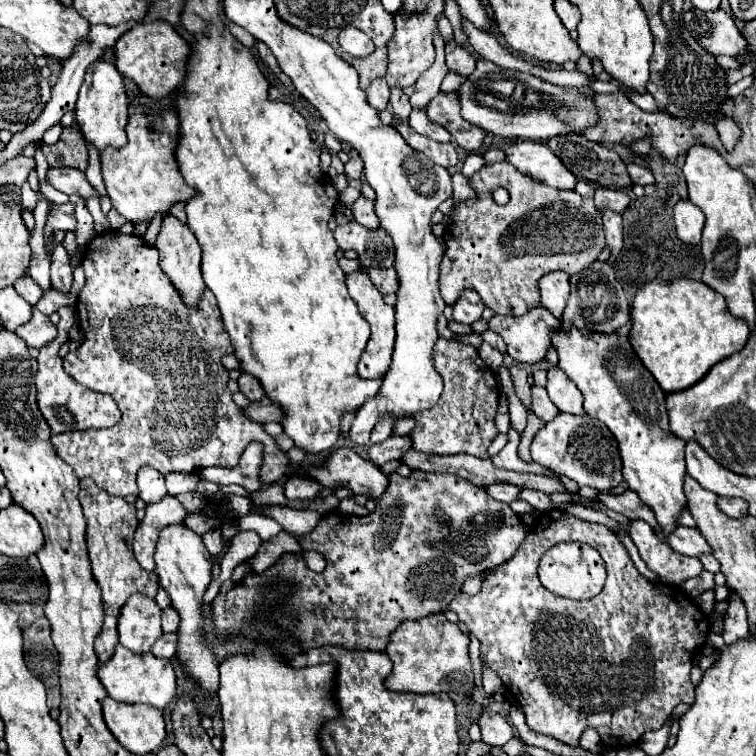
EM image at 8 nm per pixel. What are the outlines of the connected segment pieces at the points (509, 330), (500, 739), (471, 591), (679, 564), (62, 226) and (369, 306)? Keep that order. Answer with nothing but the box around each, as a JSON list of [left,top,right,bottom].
[[488,306,560,364],[478,710,512,746],[462,576,482,596],[630,520,702,584],[44,202,76,254],[346,268,396,378]]

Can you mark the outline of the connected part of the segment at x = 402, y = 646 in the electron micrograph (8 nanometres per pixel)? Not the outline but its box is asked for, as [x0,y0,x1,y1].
[386,614,476,704]

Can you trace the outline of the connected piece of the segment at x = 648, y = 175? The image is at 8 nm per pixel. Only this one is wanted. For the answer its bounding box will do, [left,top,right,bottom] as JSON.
[626,164,654,186]

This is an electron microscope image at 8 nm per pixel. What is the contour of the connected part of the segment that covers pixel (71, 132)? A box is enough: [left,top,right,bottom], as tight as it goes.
[40,126,88,170]

